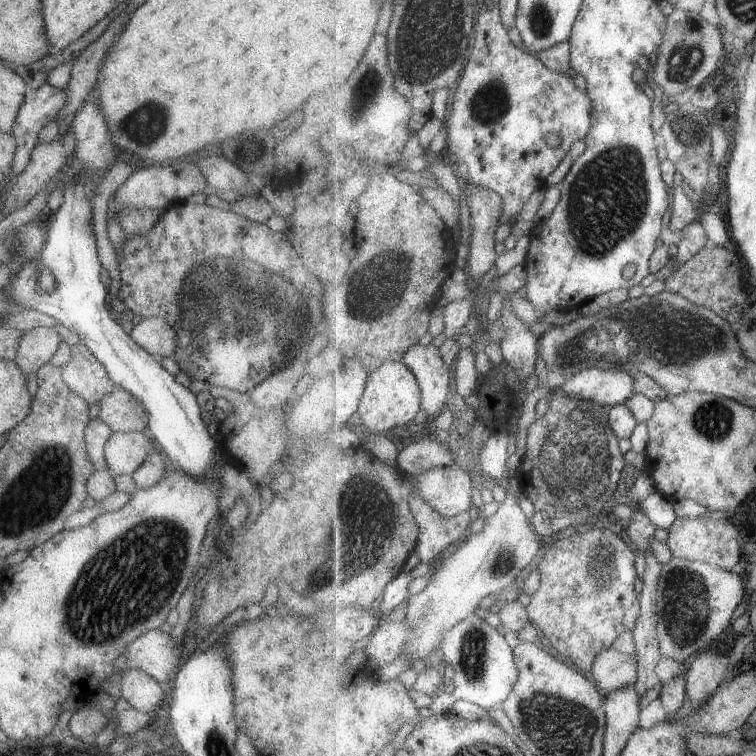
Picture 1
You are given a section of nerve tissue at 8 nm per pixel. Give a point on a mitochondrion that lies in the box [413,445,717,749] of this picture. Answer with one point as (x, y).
(688, 598)

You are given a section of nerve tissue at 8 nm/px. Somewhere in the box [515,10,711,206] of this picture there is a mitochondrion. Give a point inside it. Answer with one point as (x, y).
(688, 54)

